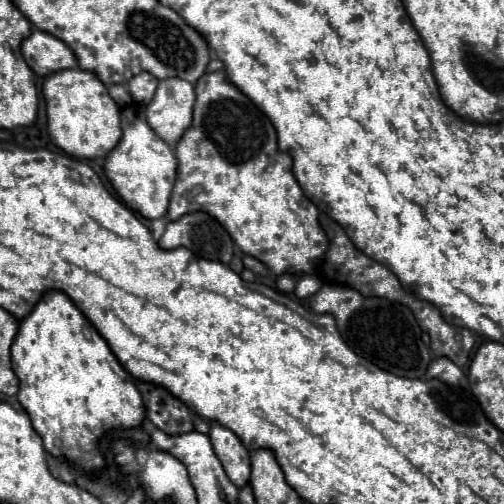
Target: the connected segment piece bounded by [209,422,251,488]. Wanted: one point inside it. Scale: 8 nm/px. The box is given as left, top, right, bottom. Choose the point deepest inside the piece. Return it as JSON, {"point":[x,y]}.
{"point":[234,456]}

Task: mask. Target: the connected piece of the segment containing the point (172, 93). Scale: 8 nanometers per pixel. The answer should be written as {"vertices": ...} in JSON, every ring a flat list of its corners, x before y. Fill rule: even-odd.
{"vertices":[[165,78,159,82,157,92,147,106,147,122,161,140,165,140,169,146,175,146,179,142,179,136,183,136,183,132,191,126,193,102,195,102,195,86,191,82,179,78]]}

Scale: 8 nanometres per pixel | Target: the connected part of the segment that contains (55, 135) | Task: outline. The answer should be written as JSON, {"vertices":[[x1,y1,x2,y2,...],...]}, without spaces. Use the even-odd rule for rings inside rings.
{"vertices":[[69,68,55,72,43,82,43,98,47,104,49,138,61,150,75,158,105,158,121,136,119,106,111,100,105,84,87,70]]}

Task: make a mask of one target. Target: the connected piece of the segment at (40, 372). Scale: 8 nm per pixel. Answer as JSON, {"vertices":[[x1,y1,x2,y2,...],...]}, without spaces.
{"vertices":[[49,290,41,296,37,306,19,324,19,332,11,344,13,372,19,378,17,400,31,418,33,430,43,438,43,446,53,456,73,460,83,470,101,468,105,464,97,440,105,430,137,426,143,416,143,400,133,384,131,374,119,364,105,338,61,290]]}

